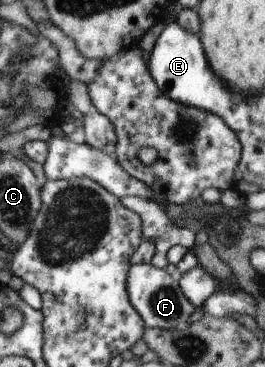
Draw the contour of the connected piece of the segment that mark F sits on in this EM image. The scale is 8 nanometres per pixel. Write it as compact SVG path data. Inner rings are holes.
M151 263L131 264L127 279L128 299L132 307L140 314L143 323L159 330L175 330L187 323L194 306L180 290L178 282L174 281L165 269L156 268Z

